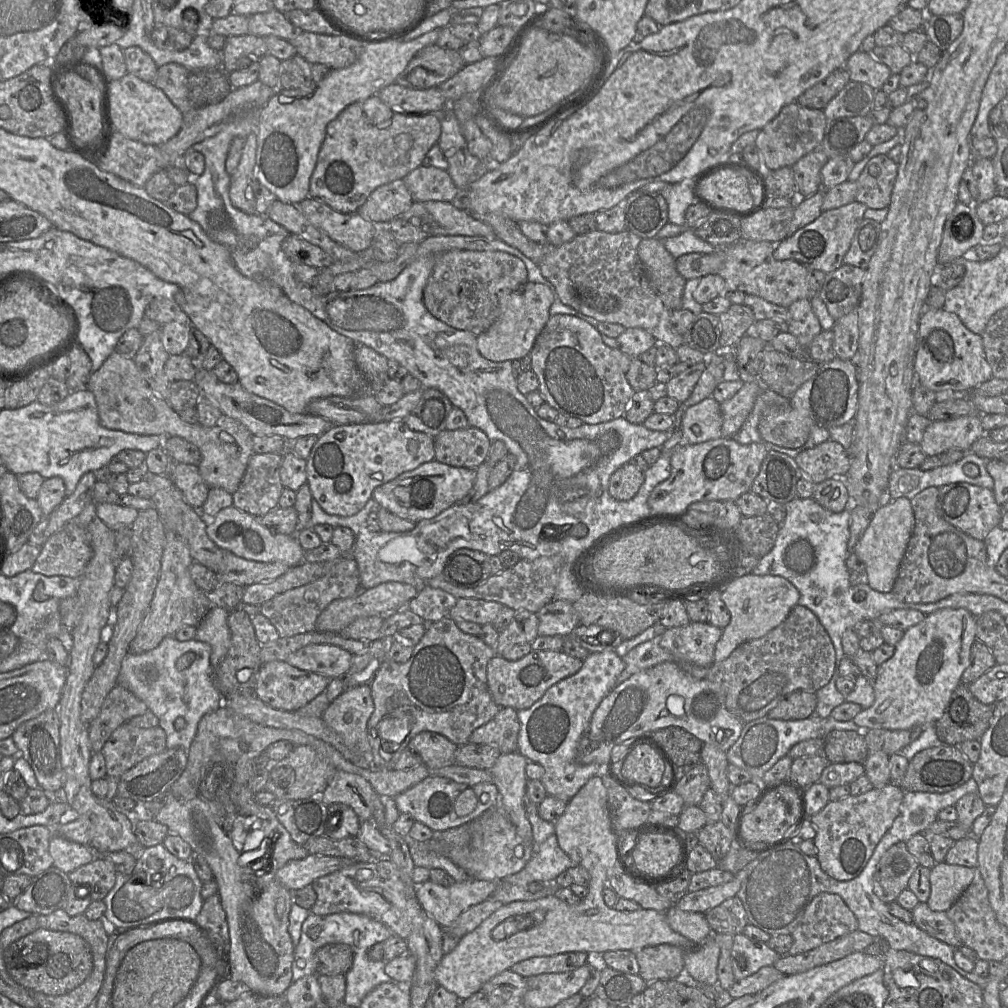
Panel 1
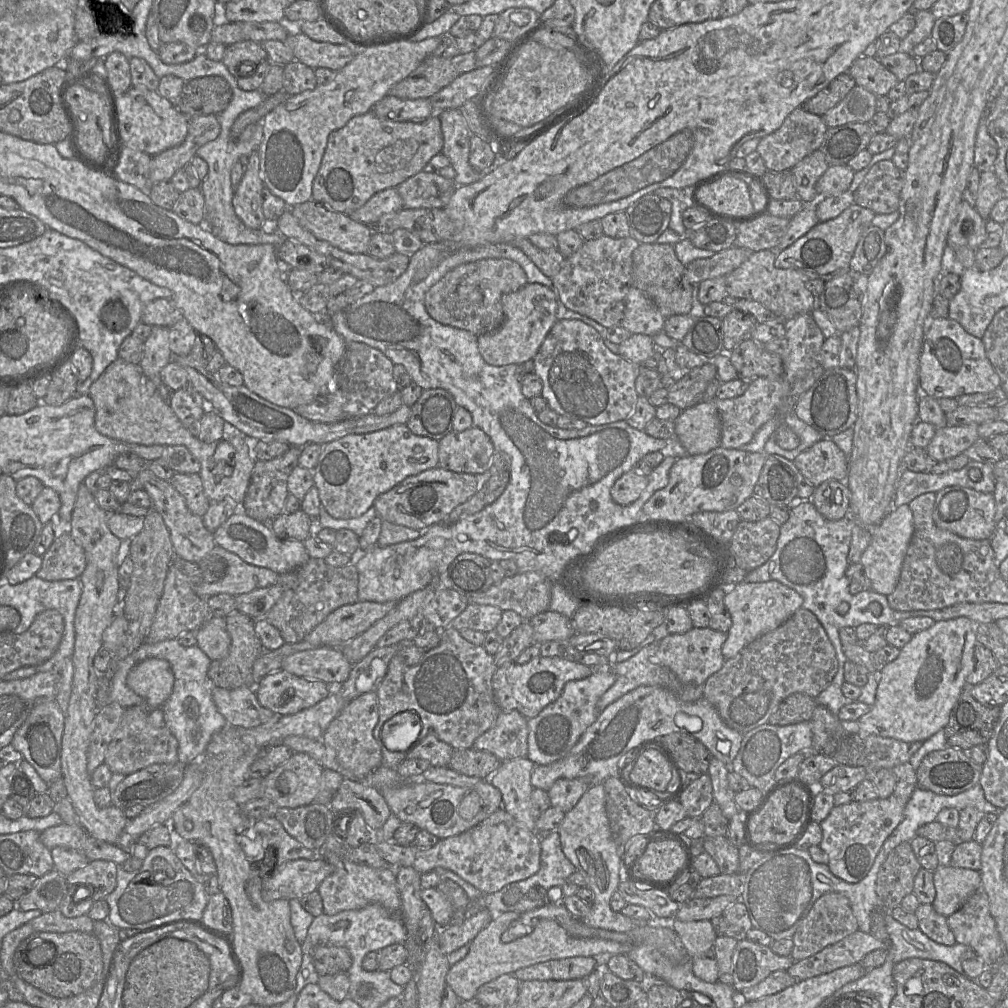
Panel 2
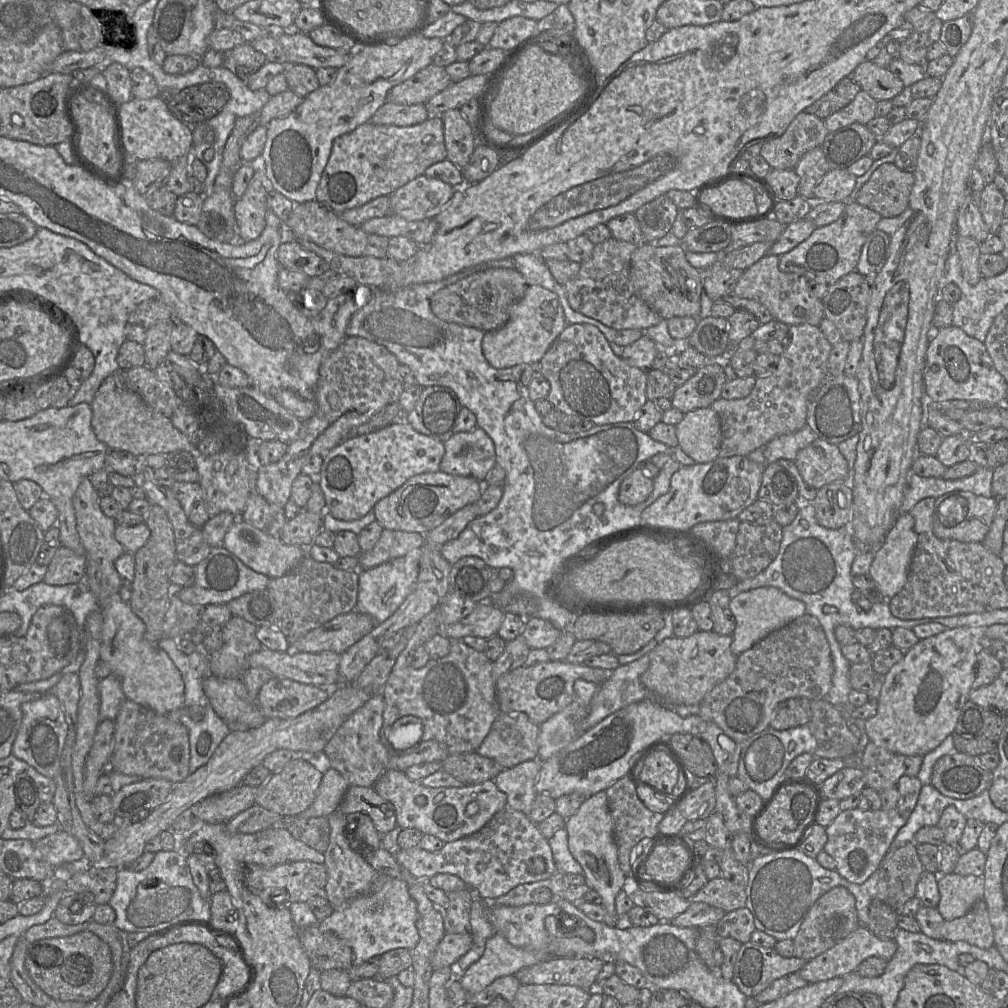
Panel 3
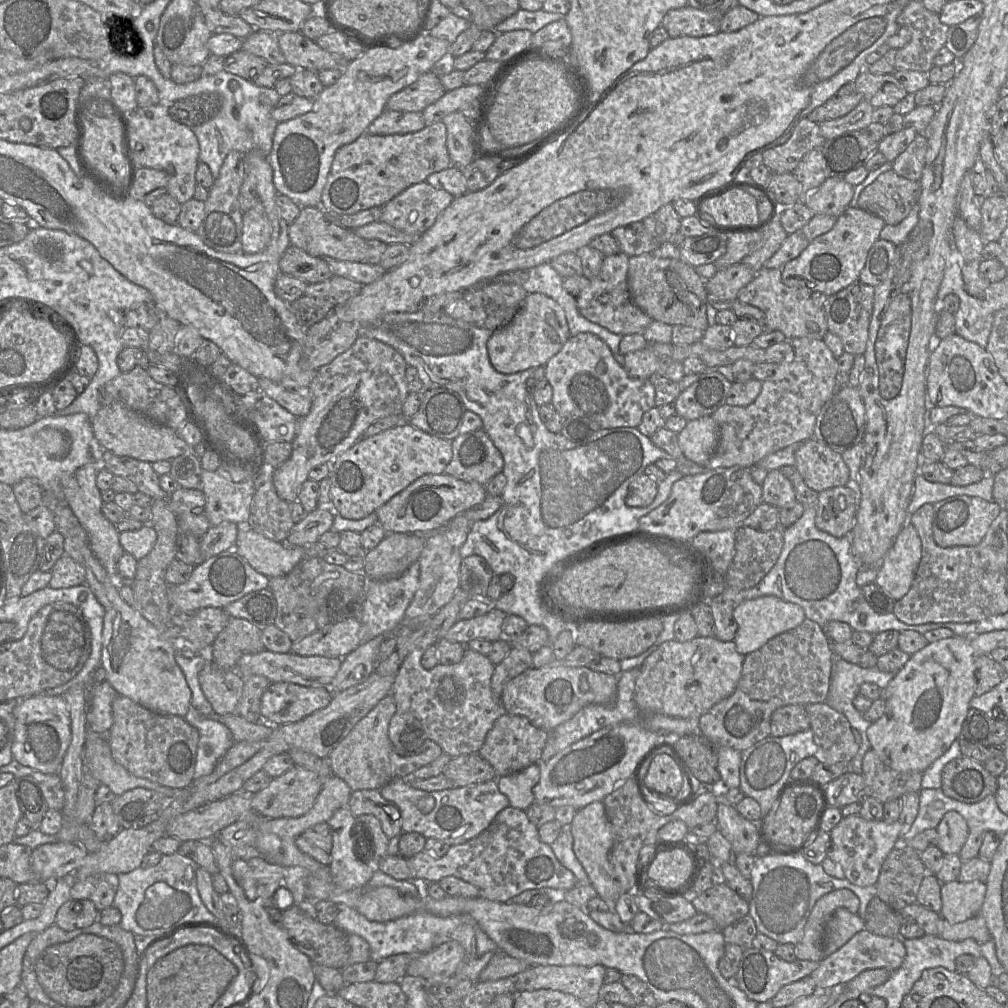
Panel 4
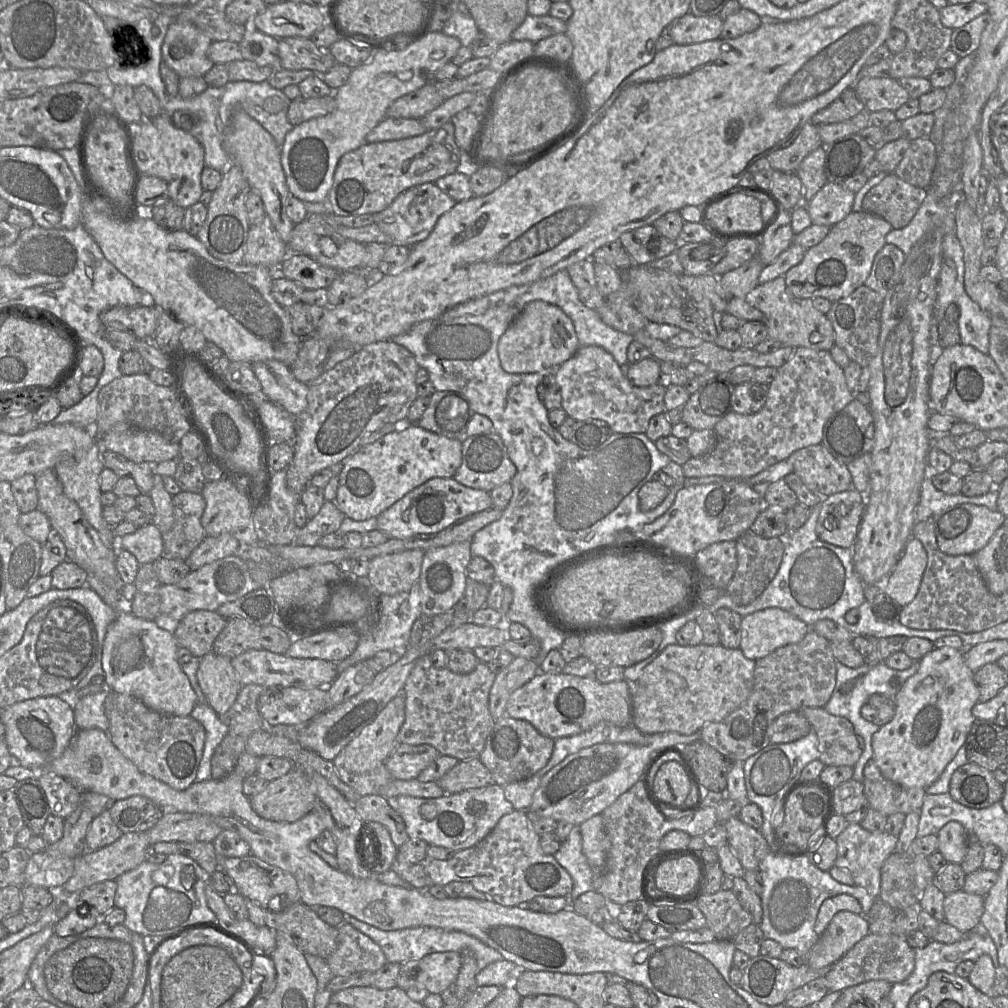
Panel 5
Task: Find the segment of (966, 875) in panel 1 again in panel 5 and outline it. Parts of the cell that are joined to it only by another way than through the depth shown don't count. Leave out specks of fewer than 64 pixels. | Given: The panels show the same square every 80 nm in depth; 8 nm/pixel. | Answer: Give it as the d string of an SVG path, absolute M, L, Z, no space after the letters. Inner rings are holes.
M964 889L945 895L945 921L963 933L982 927L981 916L985 897L966 892Z

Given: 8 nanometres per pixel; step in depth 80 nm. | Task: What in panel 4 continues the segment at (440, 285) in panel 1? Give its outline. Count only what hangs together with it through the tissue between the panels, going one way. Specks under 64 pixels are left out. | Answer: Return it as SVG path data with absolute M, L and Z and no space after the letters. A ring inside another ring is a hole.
M486 281L461 290L461 297L451 302L445 308L445 313L453 319L463 320L477 327L495 331L513 319L527 294L526 290L519 284Z

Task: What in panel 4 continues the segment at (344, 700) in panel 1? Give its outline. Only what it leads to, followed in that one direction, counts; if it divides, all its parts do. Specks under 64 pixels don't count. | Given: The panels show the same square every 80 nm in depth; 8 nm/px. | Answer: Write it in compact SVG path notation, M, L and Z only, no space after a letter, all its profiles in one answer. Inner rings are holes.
M388 694L355 725L328 755L327 761L332 774L344 780L352 791L380 790L396 777L390 762L393 746L389 739L389 724L395 712L395 700L392 694Z

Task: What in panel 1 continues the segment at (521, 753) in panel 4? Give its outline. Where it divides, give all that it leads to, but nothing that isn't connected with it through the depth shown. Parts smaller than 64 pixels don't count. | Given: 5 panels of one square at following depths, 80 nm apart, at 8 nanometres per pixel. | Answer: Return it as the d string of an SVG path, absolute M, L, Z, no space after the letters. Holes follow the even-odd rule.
M510 707L500 708L499 712L486 724L473 731L468 743L486 744L496 747L502 754L508 754L518 751L518 735L520 731L520 722L517 711Z

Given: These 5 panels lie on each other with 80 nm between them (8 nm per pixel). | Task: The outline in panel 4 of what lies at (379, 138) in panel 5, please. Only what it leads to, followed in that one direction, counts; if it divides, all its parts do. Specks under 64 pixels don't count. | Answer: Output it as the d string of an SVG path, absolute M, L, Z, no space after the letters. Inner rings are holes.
M386 110L368 127L371 135L407 134L422 130L426 126L422 112Z

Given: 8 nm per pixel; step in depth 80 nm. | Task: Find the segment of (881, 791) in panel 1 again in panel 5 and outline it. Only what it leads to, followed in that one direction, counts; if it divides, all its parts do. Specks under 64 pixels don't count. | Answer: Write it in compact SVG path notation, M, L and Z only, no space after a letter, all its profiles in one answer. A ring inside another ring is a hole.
M860 824L849 825L835 839L837 858L835 865L848 870L856 886L865 888L874 898L878 898L881 886L881 868L885 860L897 849L898 837L887 831L871 832Z

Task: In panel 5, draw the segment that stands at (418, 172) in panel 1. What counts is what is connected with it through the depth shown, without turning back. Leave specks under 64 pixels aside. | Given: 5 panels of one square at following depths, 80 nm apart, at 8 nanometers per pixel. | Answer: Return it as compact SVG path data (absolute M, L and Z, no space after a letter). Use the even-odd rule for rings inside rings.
M423 183L402 192L386 209L374 214L374 223L389 236L392 244L411 248L430 235L440 216L449 211L455 203L435 183Z

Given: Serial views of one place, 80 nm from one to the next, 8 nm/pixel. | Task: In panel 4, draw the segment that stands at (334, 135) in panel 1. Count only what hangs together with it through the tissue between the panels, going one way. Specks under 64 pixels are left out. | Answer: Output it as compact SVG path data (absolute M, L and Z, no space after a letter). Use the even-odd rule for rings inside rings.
M439 121L414 133L371 135L365 132L354 142L340 147L322 191L321 203L326 214L350 215L383 207L409 186L427 181L430 174L449 168L452 162L446 142L446 125Z

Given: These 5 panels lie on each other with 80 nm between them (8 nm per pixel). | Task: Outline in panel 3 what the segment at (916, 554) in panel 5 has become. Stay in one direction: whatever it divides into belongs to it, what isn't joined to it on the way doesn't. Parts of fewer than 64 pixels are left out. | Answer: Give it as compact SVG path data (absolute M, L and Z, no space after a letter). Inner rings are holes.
M900 513L882 546L874 551L869 575L886 597L892 598L905 586L917 537L911 513Z

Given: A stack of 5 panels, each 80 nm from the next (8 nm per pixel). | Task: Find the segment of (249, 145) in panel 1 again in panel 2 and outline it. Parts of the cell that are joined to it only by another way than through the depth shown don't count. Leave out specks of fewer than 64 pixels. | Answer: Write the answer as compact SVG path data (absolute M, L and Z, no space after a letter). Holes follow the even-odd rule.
M254 151L248 156L247 169L232 198L236 215L248 228L260 229L266 219L262 209L264 187L260 176L259 152Z

